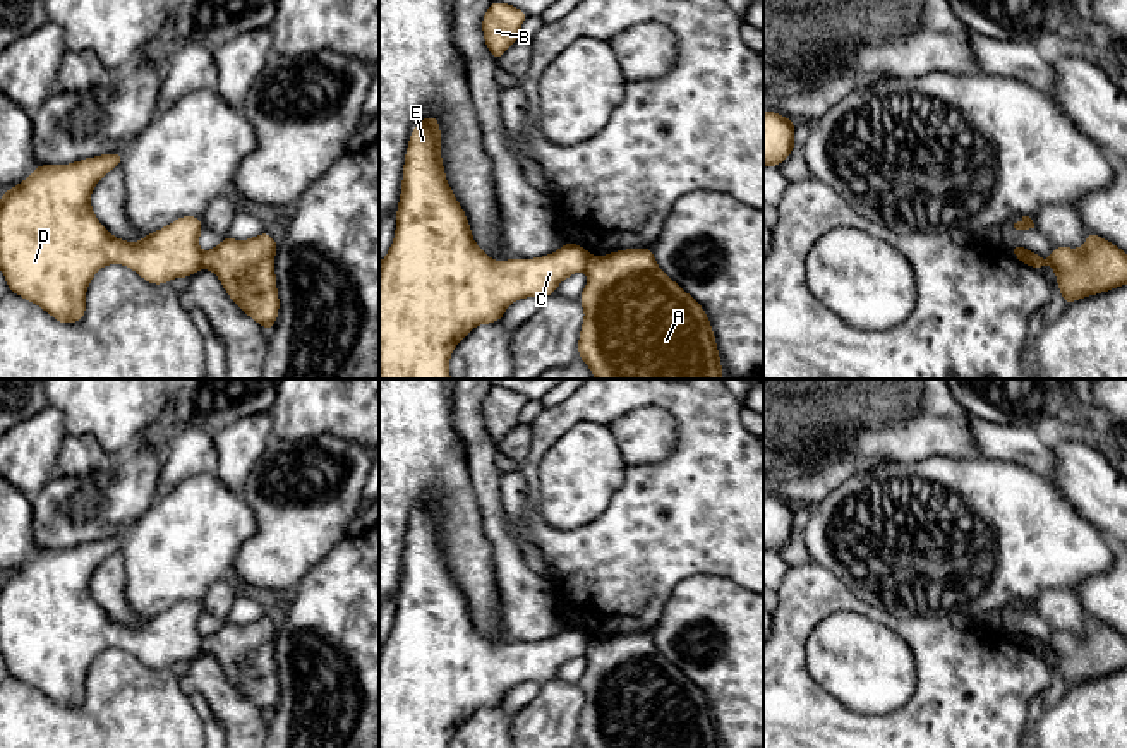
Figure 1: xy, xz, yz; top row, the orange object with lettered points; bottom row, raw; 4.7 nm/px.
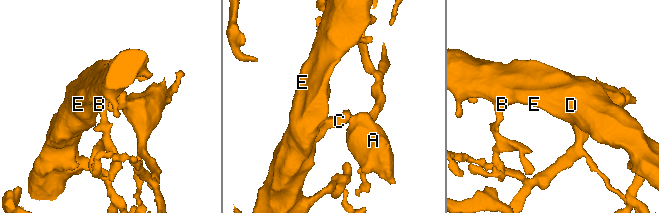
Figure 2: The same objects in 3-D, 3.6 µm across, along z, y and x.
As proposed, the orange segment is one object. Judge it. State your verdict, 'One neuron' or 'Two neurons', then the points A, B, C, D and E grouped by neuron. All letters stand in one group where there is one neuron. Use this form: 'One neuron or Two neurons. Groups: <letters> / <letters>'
Two neurons. Groups: A / B C D E

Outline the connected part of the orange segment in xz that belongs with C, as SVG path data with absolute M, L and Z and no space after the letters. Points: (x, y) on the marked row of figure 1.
M424 117L410 134L395 216L395 238L379 262L379 379L451 379L451 353L475 326L501 321L506 309L520 299L554 295L559 283L585 271L592 257L585 247L564 242L561 249L542 257L491 259L475 244L468 218L446 180L437 117Z

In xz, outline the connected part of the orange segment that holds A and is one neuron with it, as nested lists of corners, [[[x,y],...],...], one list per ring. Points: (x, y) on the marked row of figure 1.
[[[650,247],[592,256],[587,285],[578,297],[585,317],[578,336],[578,357],[595,379],[720,379],[719,347],[705,309],[657,264]]]

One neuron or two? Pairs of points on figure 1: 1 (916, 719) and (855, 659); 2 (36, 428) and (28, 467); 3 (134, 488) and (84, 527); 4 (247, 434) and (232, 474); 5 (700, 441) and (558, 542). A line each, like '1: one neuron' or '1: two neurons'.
1: two neurons
2: one neuron
3: one neuron
4: one neuron
5: one neuron

